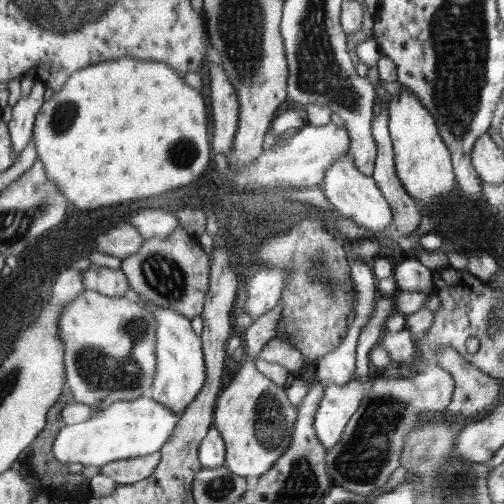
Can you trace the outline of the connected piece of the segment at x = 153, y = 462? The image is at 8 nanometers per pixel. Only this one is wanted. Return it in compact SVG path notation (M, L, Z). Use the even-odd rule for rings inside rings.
M155 452L147 458L129 458L129 460L111 462L103 466L99 474L115 480L117 486L129 486L129 484L147 480L155 472L159 462L161 462L161 452Z

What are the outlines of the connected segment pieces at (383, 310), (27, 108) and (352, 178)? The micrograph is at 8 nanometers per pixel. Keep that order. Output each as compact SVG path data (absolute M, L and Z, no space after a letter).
M377 296L377 302L373 304L373 314L369 316L369 322L365 324L365 328L359 332L357 342L355 342L355 378L357 382L365 384L369 378L369 352L375 346L377 338L379 338L379 330L385 324L385 318L389 318L389 314L395 314L393 308L393 296Z
M35 80L29 94L21 96L17 100L17 104L13 106L11 120L7 122L7 126L11 128L11 146L17 154L23 152L27 144L31 144L33 122L35 122L37 112L43 106L43 102L47 100L47 94L49 94L47 88L39 80Z
M349 154L337 158L337 160L325 170L325 176L323 176L323 180L321 180L319 186L321 186L321 192L323 192L325 200L339 212L339 216L345 216L347 220L351 220L355 226L359 226L359 228L363 228L363 230L383 232L383 228L393 222L391 208L389 208L387 202L383 200L383 194L381 194L379 188L375 186L373 178L359 174L359 172L357 172L357 166L353 164L353 160L351 160Z

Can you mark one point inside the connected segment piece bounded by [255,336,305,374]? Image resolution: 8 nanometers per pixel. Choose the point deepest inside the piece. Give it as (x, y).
(276, 351)

